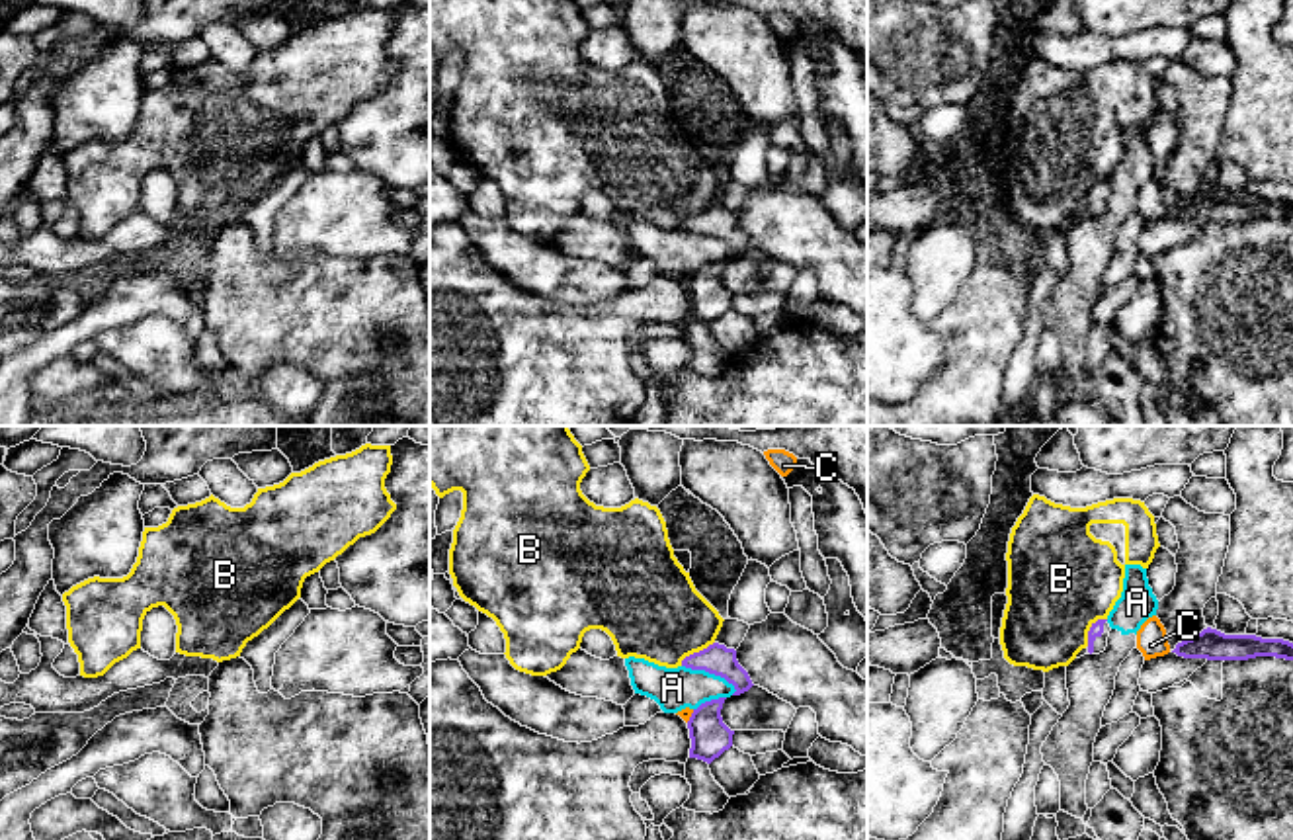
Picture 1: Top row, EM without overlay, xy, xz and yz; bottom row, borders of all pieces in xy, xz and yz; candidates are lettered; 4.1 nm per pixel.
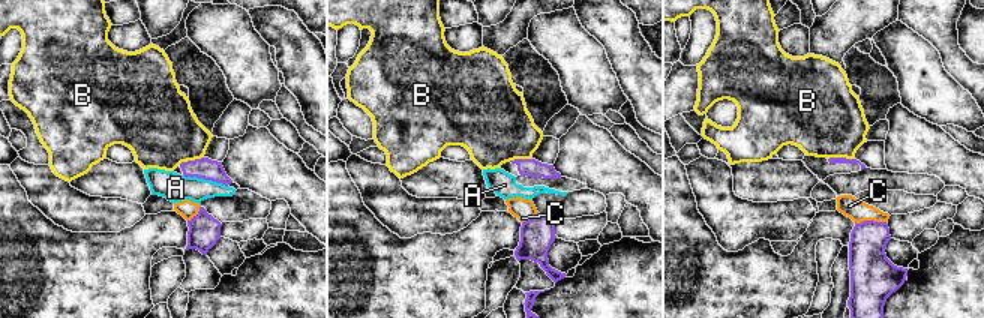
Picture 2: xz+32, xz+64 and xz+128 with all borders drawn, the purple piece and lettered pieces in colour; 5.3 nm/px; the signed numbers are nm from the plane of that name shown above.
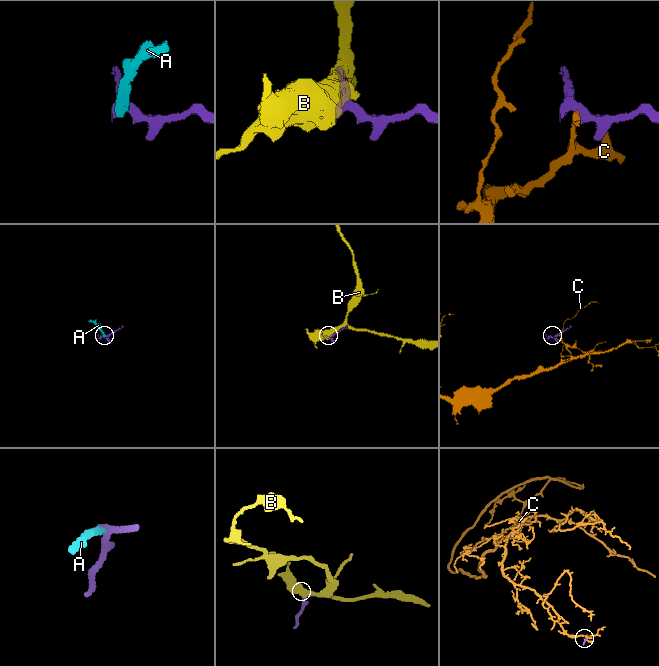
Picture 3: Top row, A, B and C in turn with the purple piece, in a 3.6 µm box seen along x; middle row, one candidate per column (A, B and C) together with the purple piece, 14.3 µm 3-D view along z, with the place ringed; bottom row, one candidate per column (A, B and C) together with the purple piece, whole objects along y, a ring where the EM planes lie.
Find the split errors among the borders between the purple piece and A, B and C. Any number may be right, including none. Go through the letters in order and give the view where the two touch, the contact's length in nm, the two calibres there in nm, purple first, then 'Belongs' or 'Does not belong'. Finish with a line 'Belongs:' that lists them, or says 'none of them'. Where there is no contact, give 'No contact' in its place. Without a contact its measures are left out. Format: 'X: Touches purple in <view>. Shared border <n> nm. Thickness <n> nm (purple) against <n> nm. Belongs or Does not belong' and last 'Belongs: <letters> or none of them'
A: Touches purple in xz. Shared border 260 nm. Thickness 120 nm (purple) against 180 nm. Does not belong
B: Touches purple in xz. Shared border 170 nm. Thickness 120 nm (purple) against 400 nm. Does not belong
C: Touches purple in xz. Shared border 70 nm. Thickness 160 nm (purple) against 50 nm. Does not belong
Belongs: none of them

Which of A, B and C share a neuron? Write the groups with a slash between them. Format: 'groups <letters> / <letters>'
groups A / B / C

